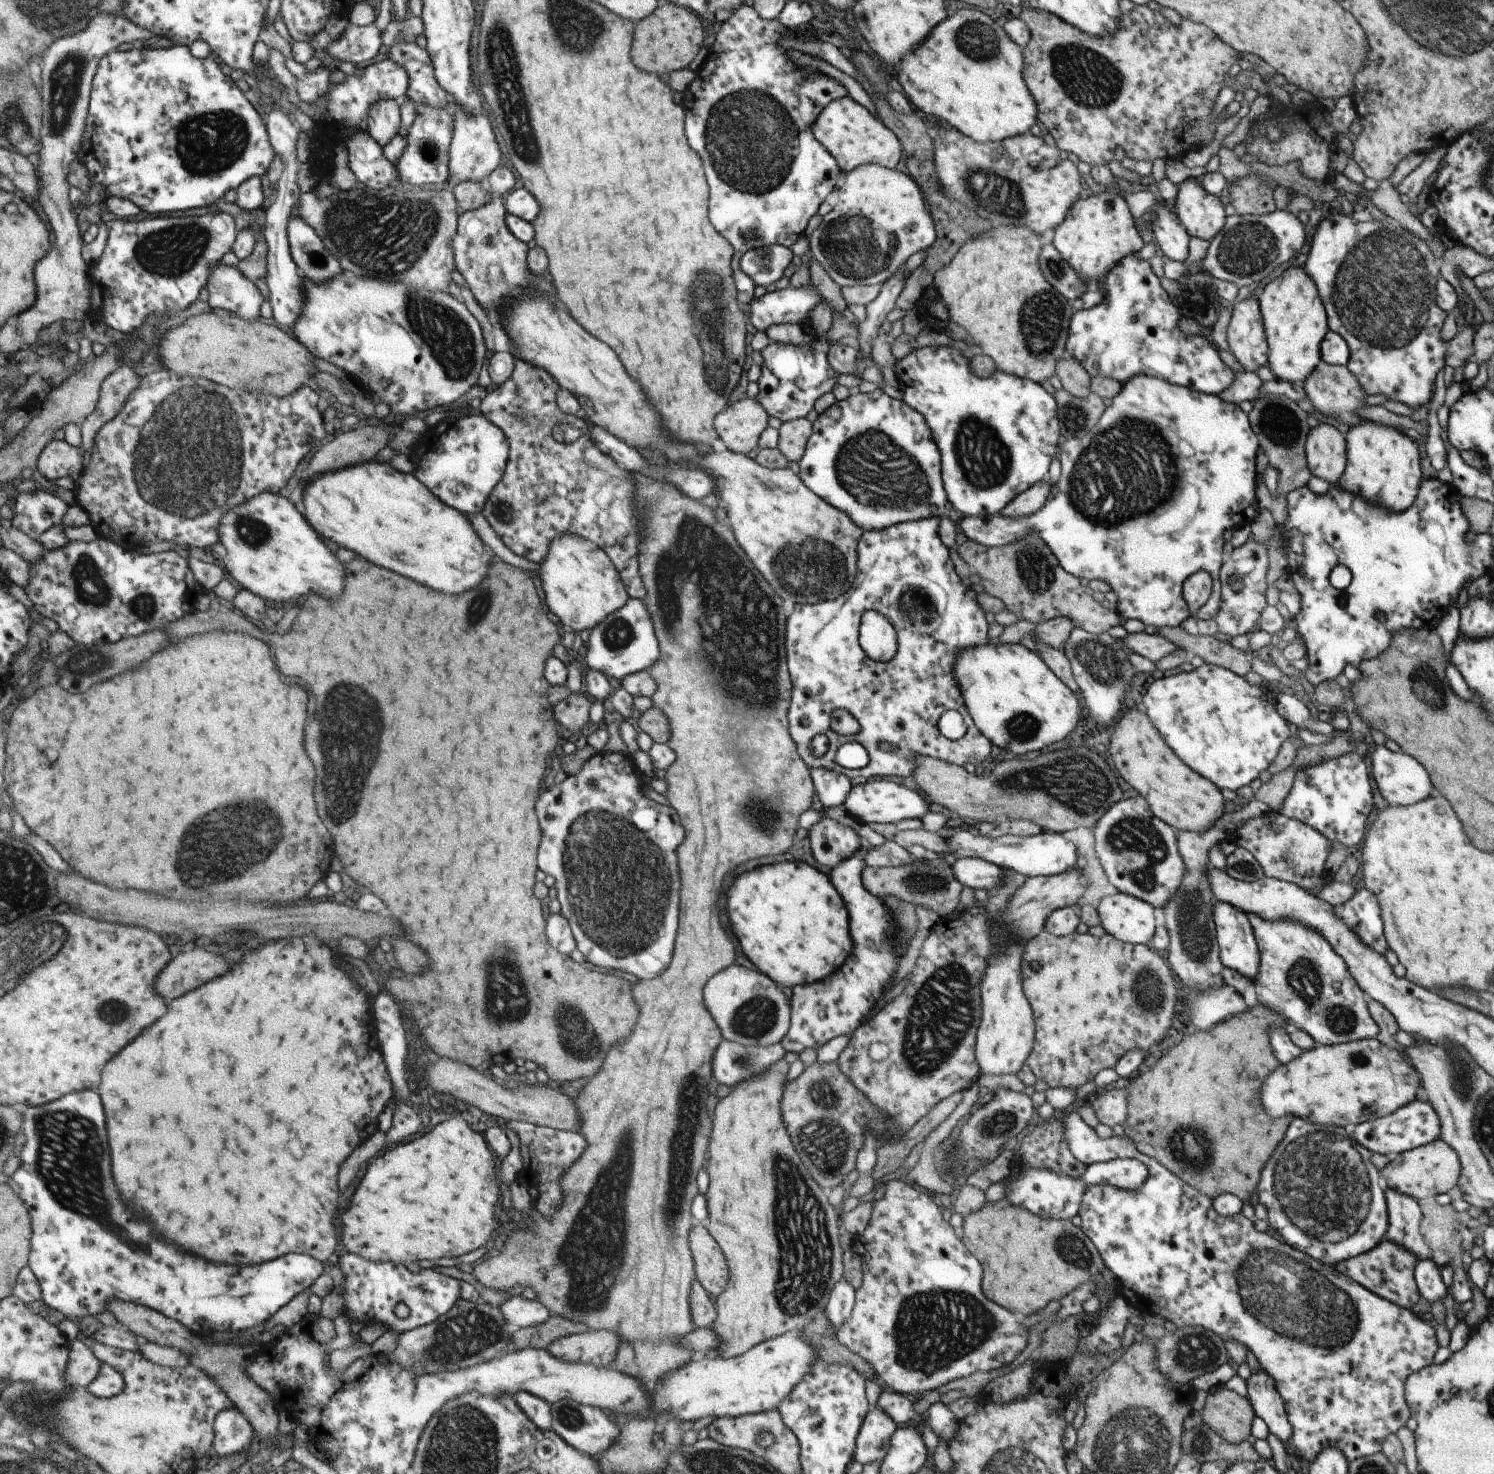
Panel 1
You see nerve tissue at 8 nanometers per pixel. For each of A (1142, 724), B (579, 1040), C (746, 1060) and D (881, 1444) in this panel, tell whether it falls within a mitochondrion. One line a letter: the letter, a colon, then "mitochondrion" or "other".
A: other
B: mitochondrion
C: mitochondrion
D: mitochondrion

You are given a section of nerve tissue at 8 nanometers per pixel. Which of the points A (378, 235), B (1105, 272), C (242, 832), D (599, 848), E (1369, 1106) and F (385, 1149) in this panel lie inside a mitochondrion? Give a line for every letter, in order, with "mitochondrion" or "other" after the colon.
A: mitochondrion
B: other
C: mitochondrion
D: mitochondrion
E: mitochondrion
F: other

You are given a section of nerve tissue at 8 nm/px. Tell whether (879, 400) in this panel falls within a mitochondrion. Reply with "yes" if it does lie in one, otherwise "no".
no

